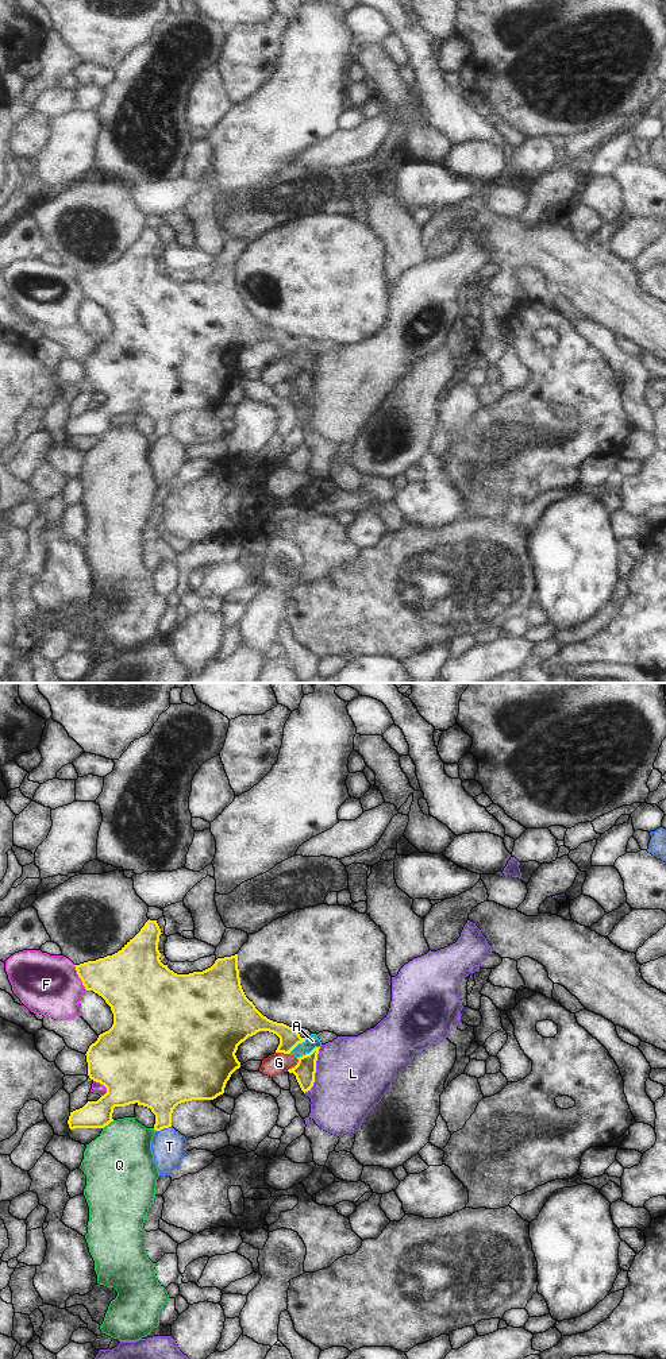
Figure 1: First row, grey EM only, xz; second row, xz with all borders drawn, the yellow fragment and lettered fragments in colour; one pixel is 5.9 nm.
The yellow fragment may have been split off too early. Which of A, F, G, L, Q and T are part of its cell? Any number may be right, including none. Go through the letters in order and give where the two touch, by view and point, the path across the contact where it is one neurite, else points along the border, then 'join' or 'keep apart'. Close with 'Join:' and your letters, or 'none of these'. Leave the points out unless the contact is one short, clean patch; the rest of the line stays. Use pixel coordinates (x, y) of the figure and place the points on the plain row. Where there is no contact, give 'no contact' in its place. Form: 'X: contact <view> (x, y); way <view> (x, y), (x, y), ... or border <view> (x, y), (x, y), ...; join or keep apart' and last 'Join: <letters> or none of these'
A: contact xz (310, 362); border xz (319, 355), (297, 367); keep apart
F: contact xz (79, 285); keep apart
G: contact xz (295, 375); keep apart
L: contact xz (315, 379); border xz (320, 356), (316, 365), (315, 390), (304, 402); keep apart
Q: contact xz (108, 432); keep apart
T: contact xz (162, 437); keep apart
Join: none of these

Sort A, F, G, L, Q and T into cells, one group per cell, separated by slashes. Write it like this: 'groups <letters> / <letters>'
groups A G / F / L / Q / T

